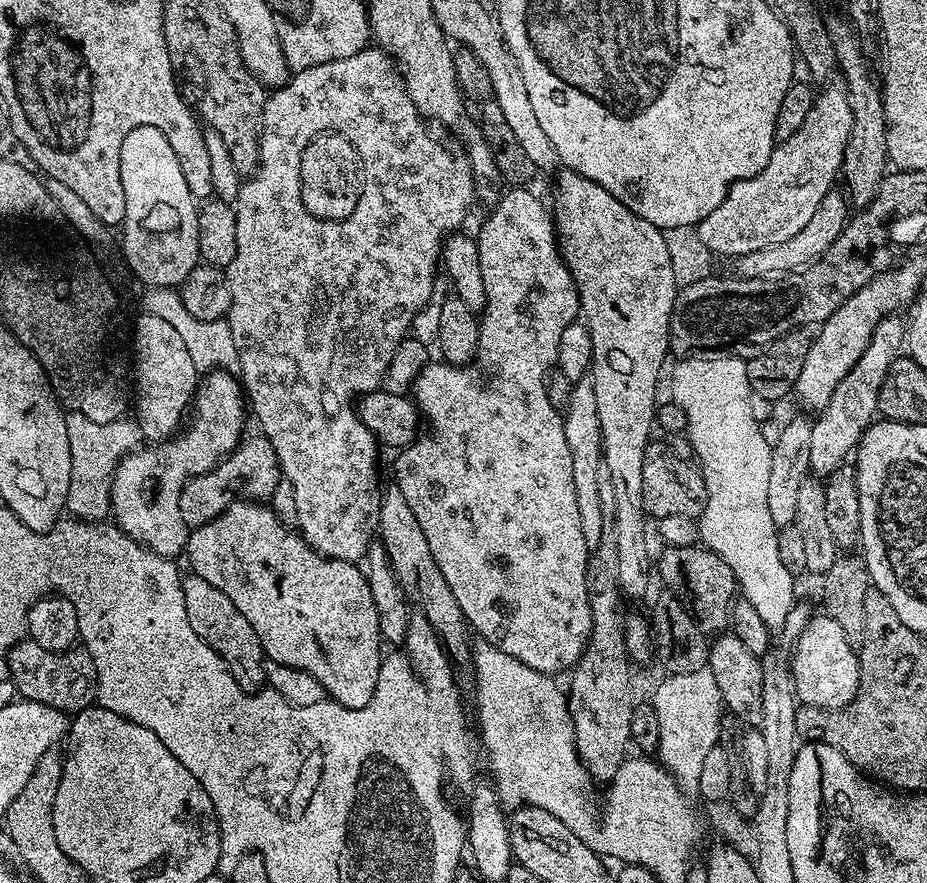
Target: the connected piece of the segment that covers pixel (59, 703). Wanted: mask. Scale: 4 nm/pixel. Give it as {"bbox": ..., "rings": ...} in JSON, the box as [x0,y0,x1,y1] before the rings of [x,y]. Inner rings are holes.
{"bbox":[8,638,96,714],"rings":[[[25,638],[10,650],[8,655],[10,684],[26,700],[54,706],[65,714],[75,714],[83,708],[93,707],[96,699],[96,667],[90,654],[76,646],[67,652],[45,650],[30,638]]]}

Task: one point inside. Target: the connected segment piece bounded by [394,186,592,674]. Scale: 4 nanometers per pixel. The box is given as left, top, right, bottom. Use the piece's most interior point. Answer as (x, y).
(492, 484)

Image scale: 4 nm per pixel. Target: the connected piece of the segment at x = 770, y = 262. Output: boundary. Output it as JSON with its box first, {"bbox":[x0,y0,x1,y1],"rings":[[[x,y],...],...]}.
{"bbox":[735,188,849,279],"rings":[[[833,188],[822,198],[821,205],[813,213],[813,217],[806,222],[803,230],[798,230],[795,236],[786,239],[767,249],[756,250],[751,254],[737,257],[735,271],[743,279],[767,279],[769,276],[785,275],[791,271],[809,266],[813,261],[820,259],[820,256],[829,249],[829,246],[837,240],[838,234],[845,227],[848,221],[849,212],[847,199],[839,189]]]}

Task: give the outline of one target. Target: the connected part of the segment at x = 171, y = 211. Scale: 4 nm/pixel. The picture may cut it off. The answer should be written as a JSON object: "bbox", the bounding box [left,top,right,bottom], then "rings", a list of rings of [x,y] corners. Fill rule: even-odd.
{"bbox":[120,126,201,289],"rings":[[[138,126],[122,138],[120,151],[120,173],[122,174],[122,194],[126,214],[122,231],[124,231],[123,259],[136,276],[148,288],[179,289],[189,274],[201,263],[198,250],[198,201],[190,194],[190,186],[186,186],[186,174],[182,174],[182,166],[178,162],[178,154],[174,154],[174,146],[154,126]]]}

